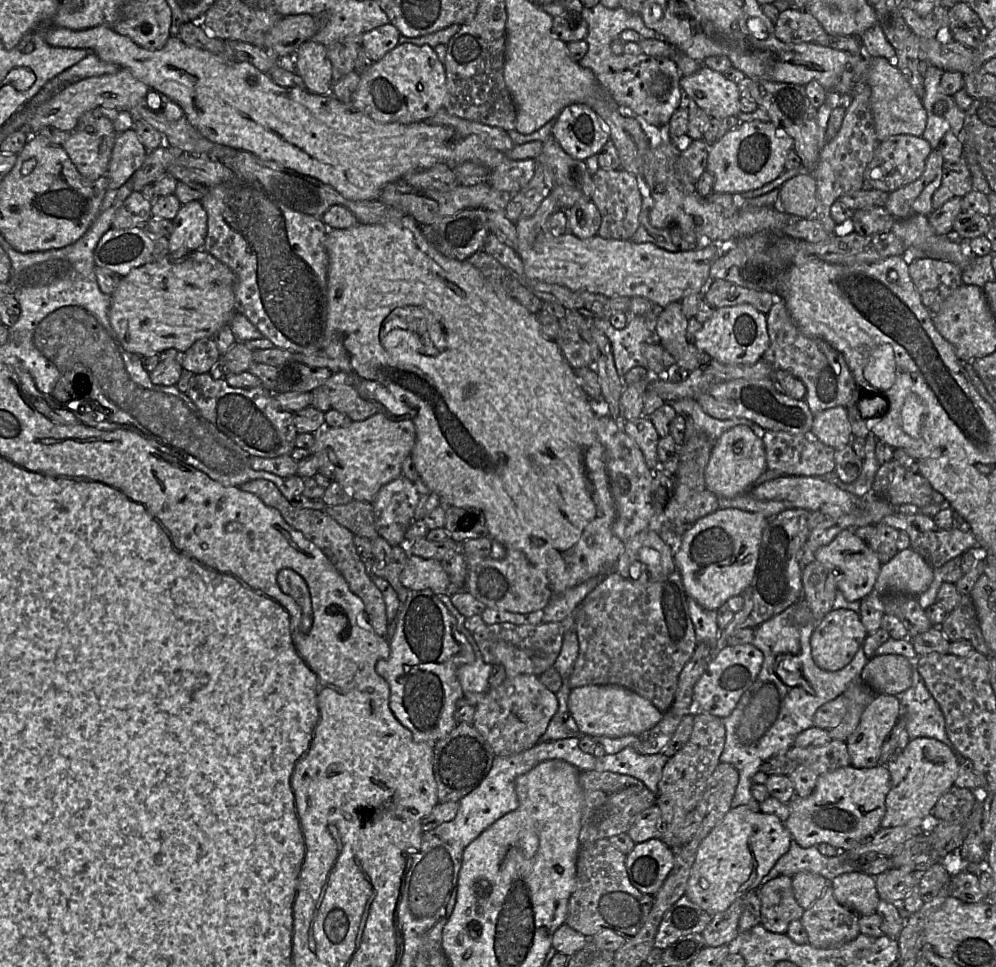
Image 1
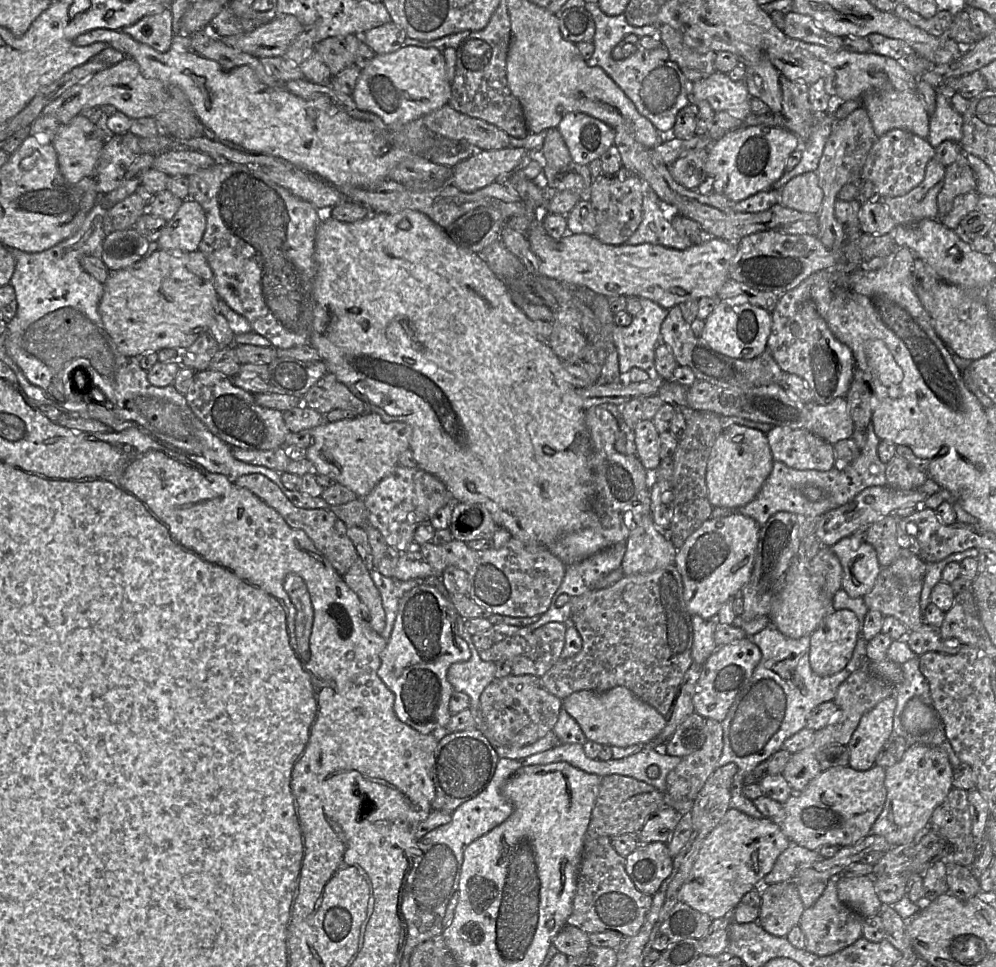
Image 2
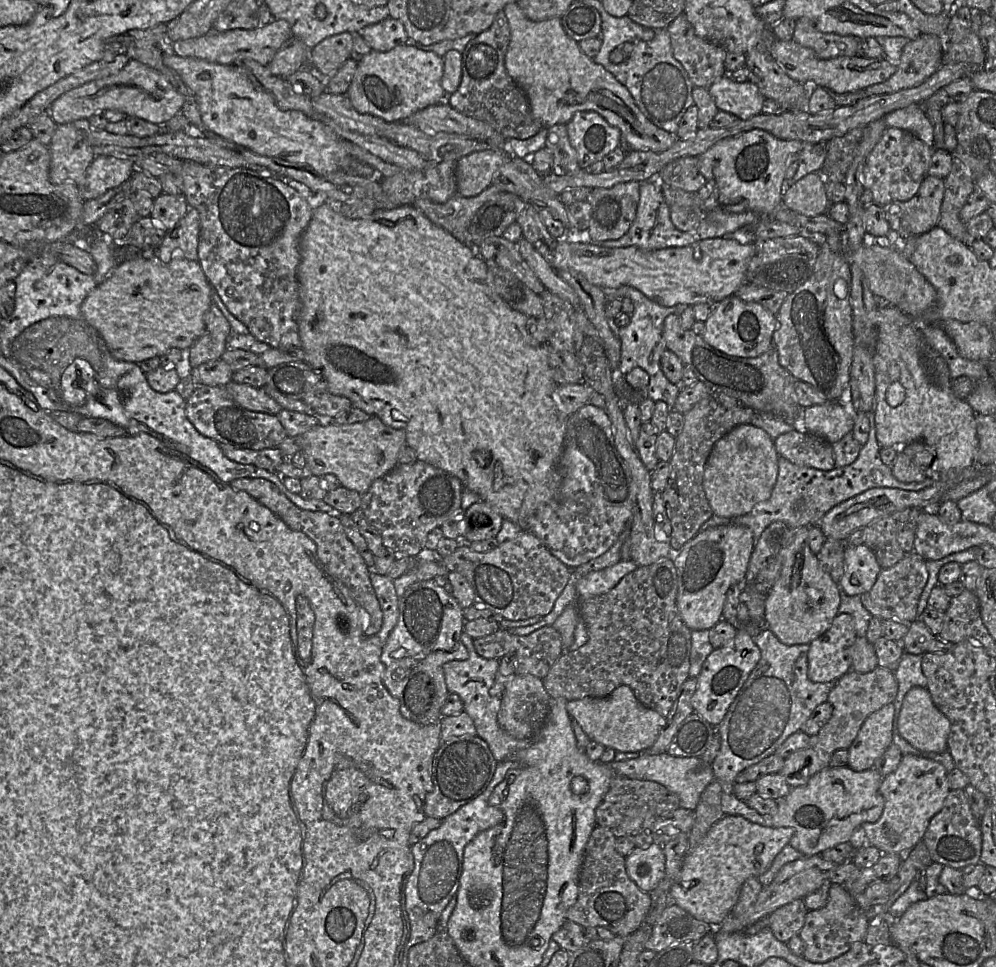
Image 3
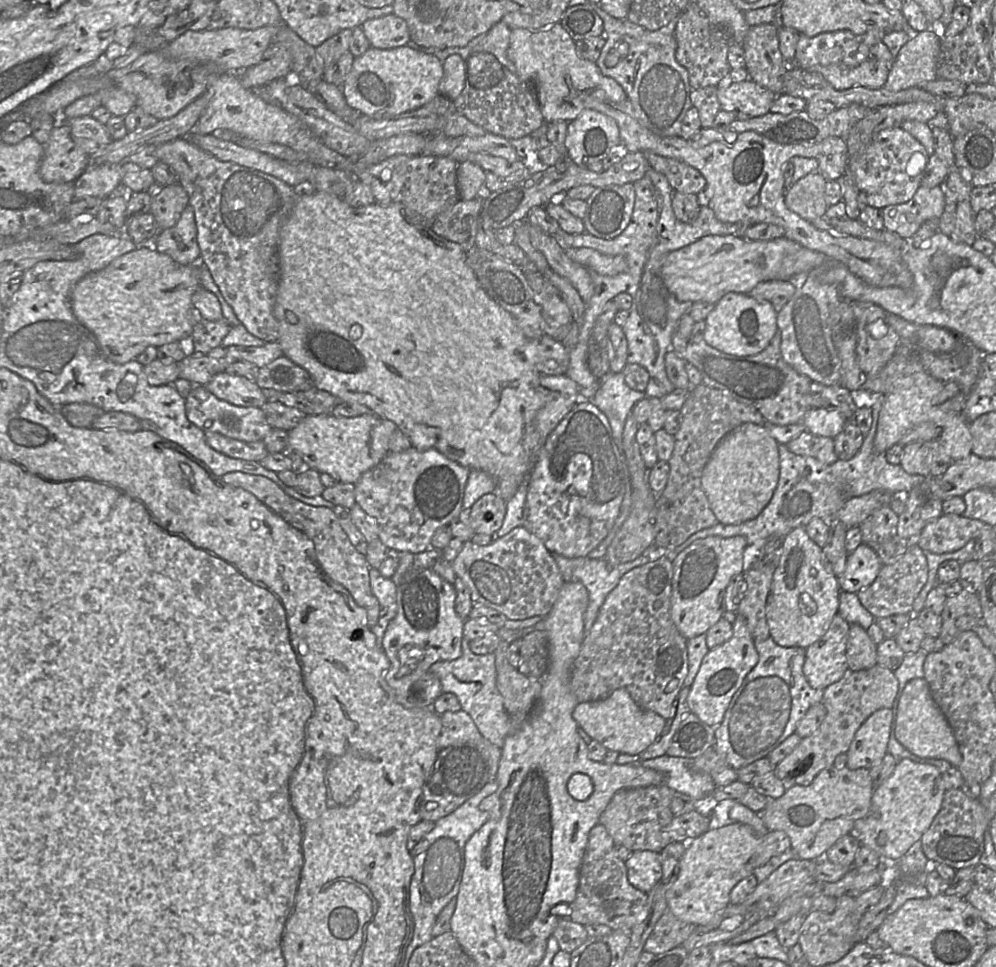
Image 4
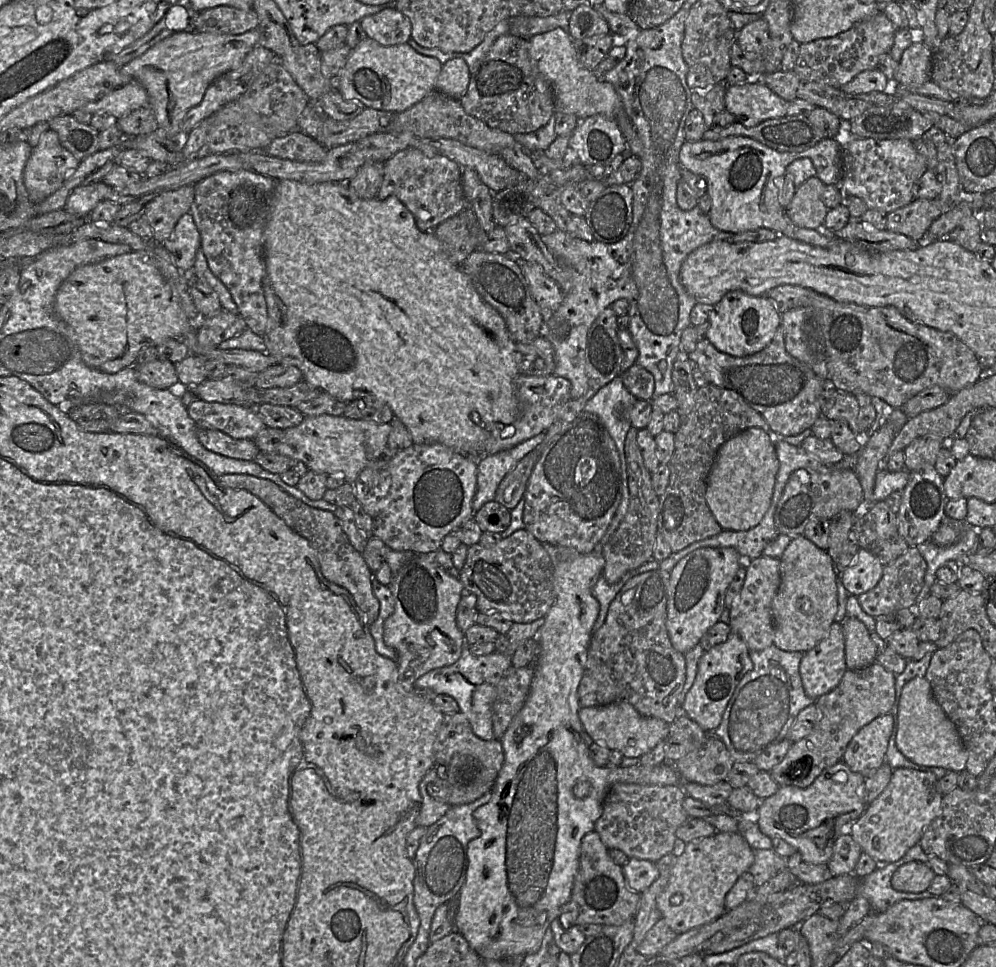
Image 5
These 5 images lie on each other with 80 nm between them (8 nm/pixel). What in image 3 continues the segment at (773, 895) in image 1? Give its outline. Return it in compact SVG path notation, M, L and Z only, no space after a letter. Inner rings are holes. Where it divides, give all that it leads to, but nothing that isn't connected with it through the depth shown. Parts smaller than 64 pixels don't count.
M795 899L788 904L785 904L767 917L767 927L772 931L774 936L781 942L787 943L794 935L799 935L799 932L804 924L806 913L809 910L805 907L802 899Z

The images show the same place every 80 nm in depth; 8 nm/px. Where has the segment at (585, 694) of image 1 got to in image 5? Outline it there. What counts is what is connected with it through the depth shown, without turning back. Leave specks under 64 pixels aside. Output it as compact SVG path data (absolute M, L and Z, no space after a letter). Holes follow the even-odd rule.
M626 701L604 706L581 707L578 716L584 730L594 742L603 743L610 750L618 750L624 757L629 758L640 758L660 741L666 740L670 733L670 724L659 718L641 715Z

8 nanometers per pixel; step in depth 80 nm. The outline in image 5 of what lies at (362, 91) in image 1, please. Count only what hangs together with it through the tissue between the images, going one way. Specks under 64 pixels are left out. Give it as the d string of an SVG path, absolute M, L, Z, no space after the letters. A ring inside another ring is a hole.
M367 37L352 49L335 86L345 100L394 113L403 112L435 90L443 64L435 57L418 53L408 43L382 46Z

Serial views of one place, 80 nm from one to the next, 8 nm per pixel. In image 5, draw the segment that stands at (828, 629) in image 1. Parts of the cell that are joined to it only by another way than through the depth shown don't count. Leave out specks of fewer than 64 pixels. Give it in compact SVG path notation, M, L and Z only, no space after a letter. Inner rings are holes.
M833 622L826 636L812 649L803 653L799 673L805 694L816 701L820 696L832 691L847 670L845 657L845 637L842 623Z

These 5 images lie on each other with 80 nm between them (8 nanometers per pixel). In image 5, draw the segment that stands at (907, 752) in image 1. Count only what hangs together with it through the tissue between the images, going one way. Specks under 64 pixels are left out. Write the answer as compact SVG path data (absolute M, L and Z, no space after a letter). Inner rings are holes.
M911 768L894 769L885 790L852 824L850 834L862 851L877 862L896 862L915 844L920 844L925 830L941 814L943 797L939 779L933 772Z

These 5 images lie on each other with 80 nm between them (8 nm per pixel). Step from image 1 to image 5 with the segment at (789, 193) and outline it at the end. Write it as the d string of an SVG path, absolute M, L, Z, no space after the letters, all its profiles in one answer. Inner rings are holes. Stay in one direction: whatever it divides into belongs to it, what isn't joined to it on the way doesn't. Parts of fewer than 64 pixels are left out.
M814 176L796 188L786 208L788 217L795 225L807 229L823 227L829 210L821 199L824 186L824 183Z

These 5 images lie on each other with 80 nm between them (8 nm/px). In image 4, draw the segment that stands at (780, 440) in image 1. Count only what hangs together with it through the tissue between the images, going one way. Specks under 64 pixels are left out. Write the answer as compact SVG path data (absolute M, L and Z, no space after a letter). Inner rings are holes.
M807 431L786 444L787 448L796 455L808 456L830 465L838 460L832 438L816 436Z

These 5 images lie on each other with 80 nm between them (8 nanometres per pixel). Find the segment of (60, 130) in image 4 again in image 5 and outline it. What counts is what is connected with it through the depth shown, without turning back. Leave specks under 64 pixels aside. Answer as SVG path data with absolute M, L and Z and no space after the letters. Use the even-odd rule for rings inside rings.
M50 129L44 132L24 168L23 180L29 199L37 204L54 194L79 164L61 145L56 132Z

